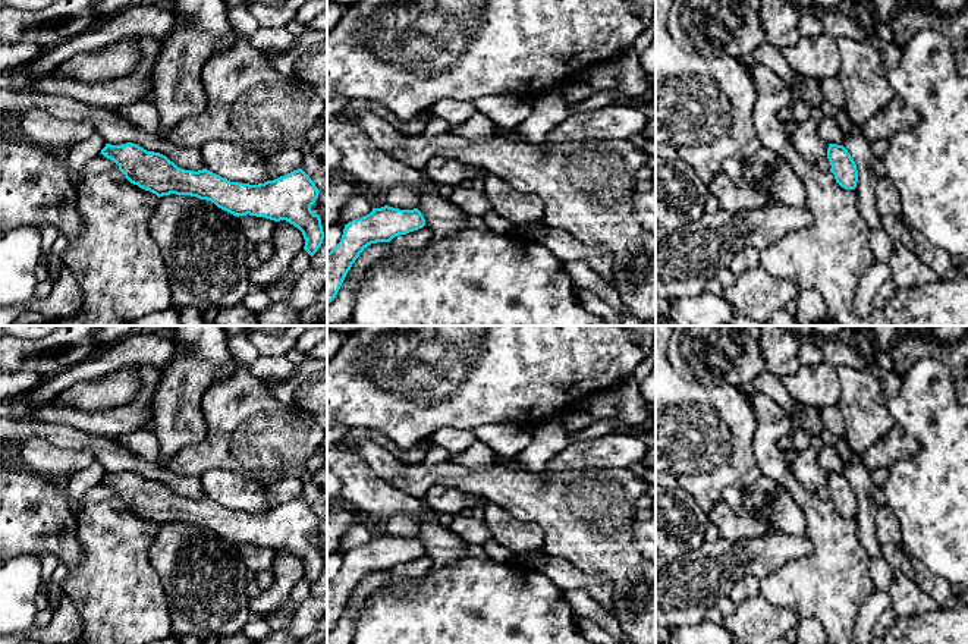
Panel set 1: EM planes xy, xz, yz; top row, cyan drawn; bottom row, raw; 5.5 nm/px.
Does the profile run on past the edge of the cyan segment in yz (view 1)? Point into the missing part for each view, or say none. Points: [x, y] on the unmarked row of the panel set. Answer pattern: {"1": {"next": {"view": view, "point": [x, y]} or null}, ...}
{"1": {"next": null}}

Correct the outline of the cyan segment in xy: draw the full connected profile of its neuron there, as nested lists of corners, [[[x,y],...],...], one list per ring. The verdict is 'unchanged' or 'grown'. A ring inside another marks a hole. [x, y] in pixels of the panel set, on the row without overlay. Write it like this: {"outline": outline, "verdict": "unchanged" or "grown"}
{"outline": [[[132,471],[106,472],[100,483],[113,489],[131,512],[158,527],[170,522],[191,524],[211,530],[236,546],[249,543],[274,550],[286,549],[302,560],[304,578],[311,585],[323,572],[321,547],[311,540],[320,519],[302,497],[249,513],[230,511],[207,497],[180,497],[166,484]]], "verdict": "unchanged"}

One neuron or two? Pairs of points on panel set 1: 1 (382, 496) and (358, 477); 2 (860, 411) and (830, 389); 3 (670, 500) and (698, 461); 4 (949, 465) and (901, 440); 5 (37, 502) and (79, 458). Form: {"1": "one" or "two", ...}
{"1": "one", "2": "two", "3": "two", "4": "two", "5": "two"}

